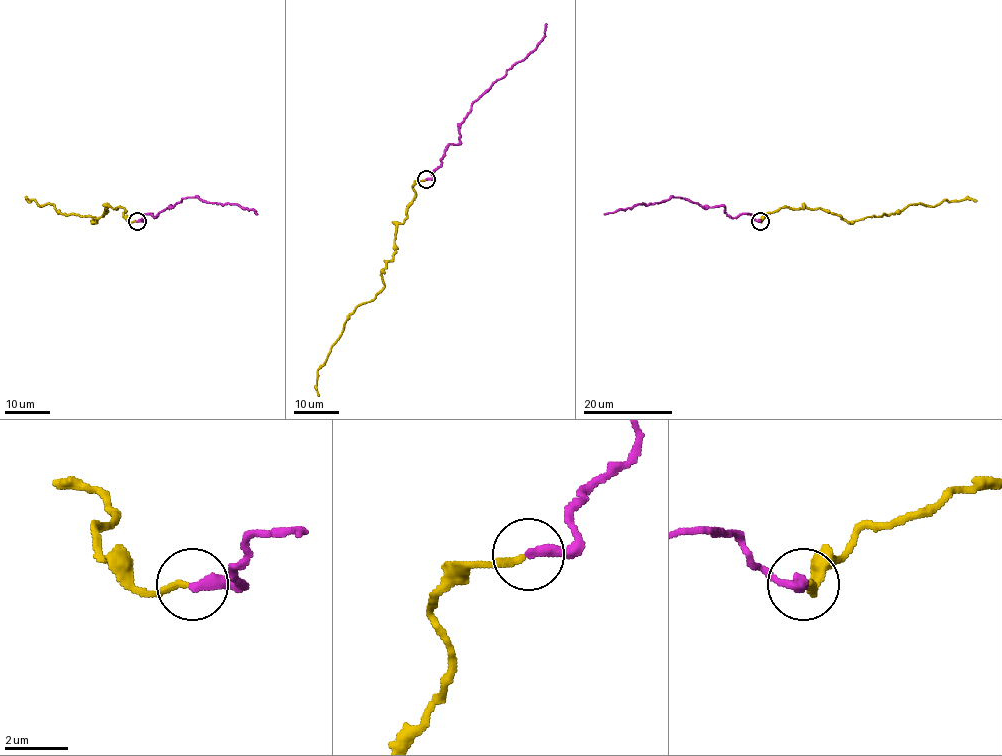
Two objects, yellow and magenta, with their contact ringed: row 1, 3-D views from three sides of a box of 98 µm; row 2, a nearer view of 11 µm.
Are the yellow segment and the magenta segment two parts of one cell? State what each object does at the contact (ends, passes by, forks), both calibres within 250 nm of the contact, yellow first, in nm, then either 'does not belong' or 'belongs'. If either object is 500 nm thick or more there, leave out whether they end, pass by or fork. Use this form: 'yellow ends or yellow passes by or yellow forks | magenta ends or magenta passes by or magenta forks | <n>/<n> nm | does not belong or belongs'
yellow ends | magenta ends | 200/360 nm | does not belong

